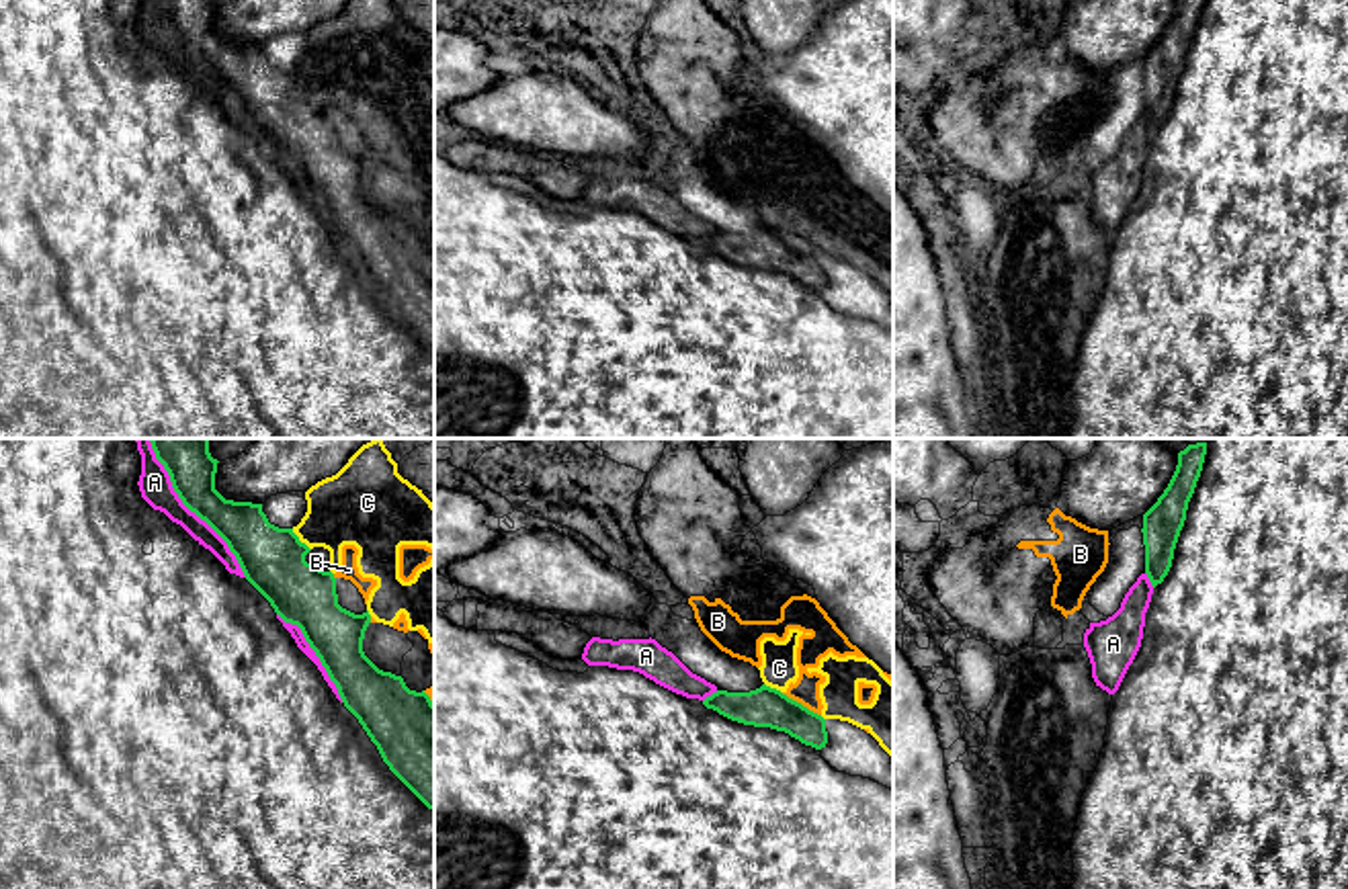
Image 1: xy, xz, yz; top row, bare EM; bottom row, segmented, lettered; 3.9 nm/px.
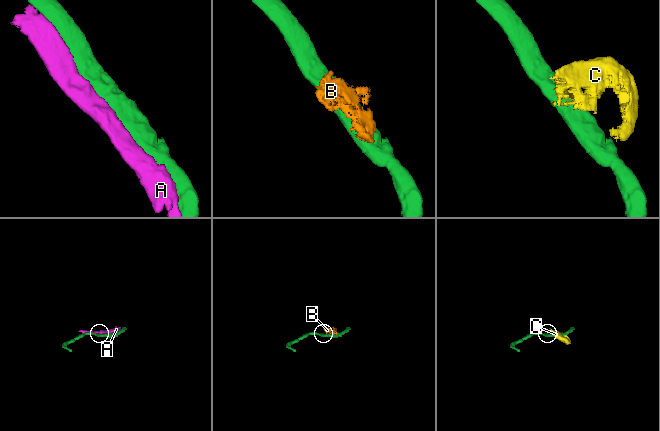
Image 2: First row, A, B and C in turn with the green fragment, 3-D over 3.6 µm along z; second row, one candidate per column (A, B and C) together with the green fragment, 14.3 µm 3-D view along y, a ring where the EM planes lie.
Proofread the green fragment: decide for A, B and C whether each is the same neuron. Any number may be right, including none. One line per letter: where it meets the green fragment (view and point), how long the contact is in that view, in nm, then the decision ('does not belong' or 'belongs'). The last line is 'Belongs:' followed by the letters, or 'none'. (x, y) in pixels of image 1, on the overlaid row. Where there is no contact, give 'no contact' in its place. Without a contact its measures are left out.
A: xy (189, 509) | 650 nm | does not belong
B: xz (799, 703) | 180 nm | does not belong
C: xy (298, 539) | 120 nm | does not belong
Belongs: none

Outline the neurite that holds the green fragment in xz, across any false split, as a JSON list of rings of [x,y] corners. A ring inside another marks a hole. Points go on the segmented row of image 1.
[[[766,684],[750,692],[717,690],[703,705],[744,725],[785,731],[815,750],[828,744],[826,719],[822,715]]]

